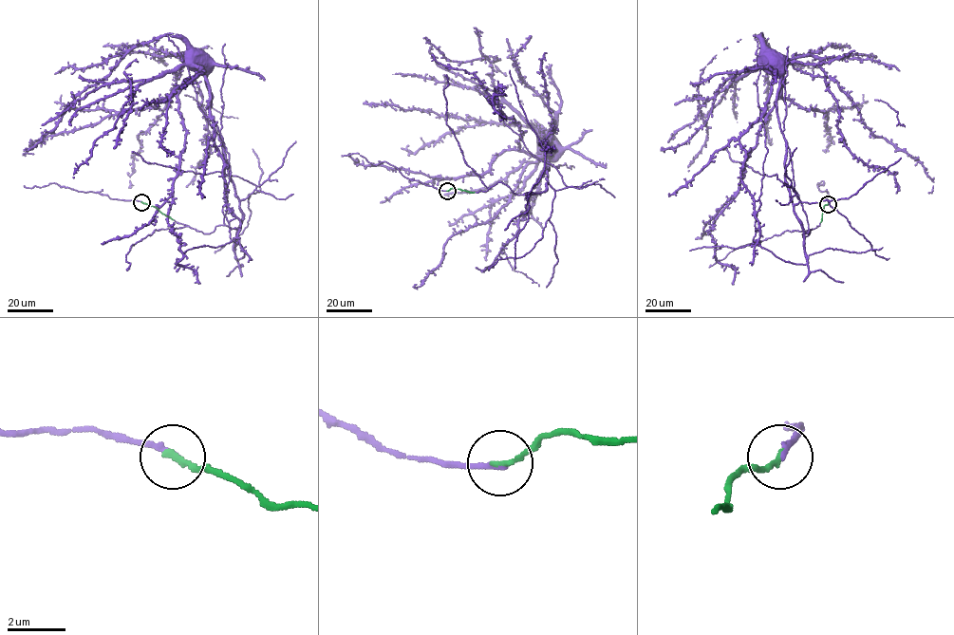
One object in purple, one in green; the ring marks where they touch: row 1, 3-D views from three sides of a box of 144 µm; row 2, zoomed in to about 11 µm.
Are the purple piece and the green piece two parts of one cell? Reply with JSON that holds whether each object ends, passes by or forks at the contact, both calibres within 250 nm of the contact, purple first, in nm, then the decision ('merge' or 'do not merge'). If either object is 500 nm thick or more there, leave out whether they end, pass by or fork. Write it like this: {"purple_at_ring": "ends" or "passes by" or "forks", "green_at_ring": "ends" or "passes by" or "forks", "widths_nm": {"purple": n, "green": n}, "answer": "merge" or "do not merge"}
{"purple_at_ring": "ends", "green_at_ring": "ends", "widths_nm": {"purple": 200, "green": 200}, "answer": "merge"}

